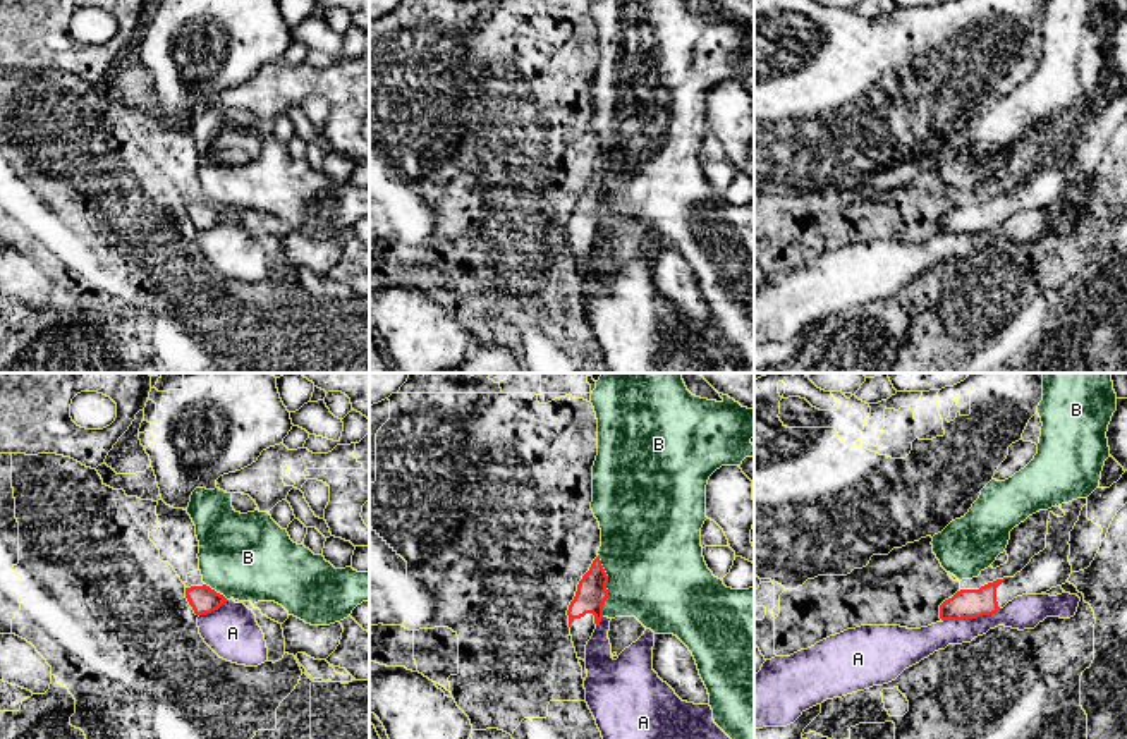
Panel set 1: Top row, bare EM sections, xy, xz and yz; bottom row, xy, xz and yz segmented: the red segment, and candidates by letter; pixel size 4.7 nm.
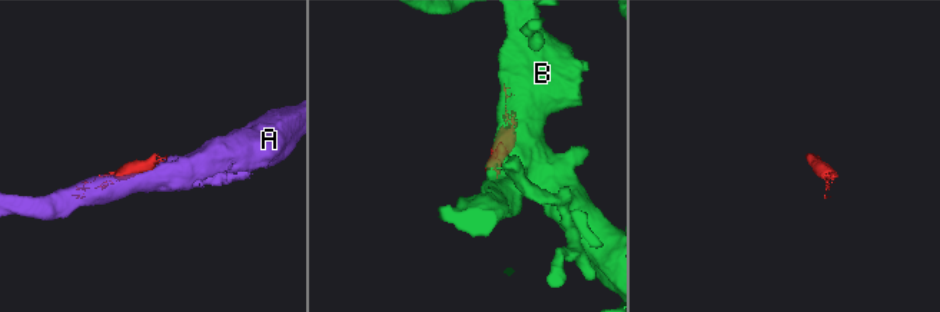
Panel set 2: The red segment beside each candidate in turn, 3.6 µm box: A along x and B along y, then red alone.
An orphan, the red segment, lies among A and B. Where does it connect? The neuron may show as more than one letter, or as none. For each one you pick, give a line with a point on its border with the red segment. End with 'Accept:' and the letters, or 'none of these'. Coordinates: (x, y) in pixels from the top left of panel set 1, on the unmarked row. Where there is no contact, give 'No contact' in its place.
Accept: none of these

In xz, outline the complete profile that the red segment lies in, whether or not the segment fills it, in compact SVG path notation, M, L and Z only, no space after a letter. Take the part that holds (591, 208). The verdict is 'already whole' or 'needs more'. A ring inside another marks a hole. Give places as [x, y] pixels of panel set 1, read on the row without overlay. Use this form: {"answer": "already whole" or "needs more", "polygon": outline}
{"answer": "needs more", "polygon": "M598 170L579 196L567 225L572 258L581 275L586 275L586 260L603 234L603 220L608 213L606 198L608 191Z"}

